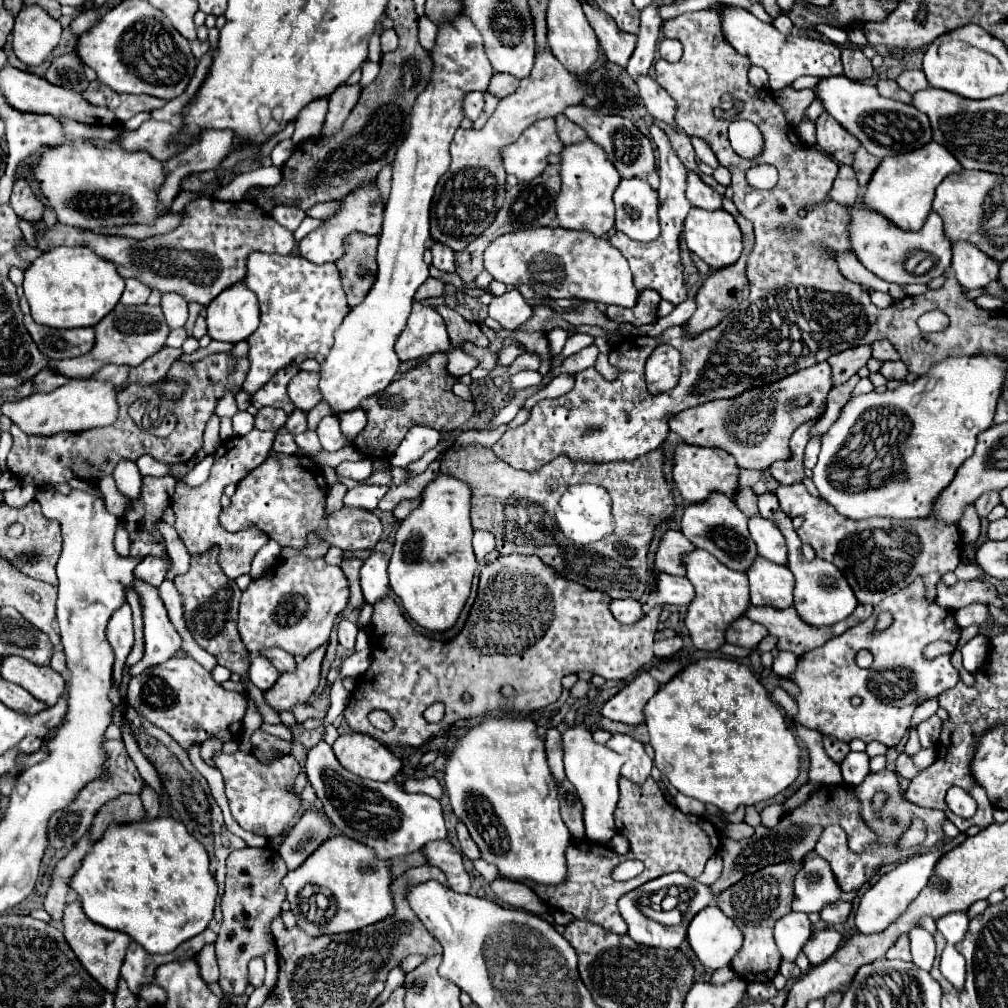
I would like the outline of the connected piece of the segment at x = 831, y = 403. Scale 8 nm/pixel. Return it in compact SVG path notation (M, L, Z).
M855 374L855 376L851 376L843 386L835 386L835 388L829 392L829 396L827 396L827 410L825 410L825 414L821 416L821 420L815 424L815 430L811 430L811 436L815 436L815 434L825 434L825 432L829 430L829 426L837 420L841 408L843 408L845 402L849 400L849 394L851 394L851 390L855 388L857 382L859 382L859 376Z

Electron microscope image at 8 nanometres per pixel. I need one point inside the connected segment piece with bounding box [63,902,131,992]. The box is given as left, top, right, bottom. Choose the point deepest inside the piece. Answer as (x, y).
(101, 951)

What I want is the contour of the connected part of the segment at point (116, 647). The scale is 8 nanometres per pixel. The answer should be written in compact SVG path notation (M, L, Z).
M123 604L109 620L107 626L107 642L113 648L115 654L115 664L113 664L113 678L116 684L120 684L122 680L123 668L125 668L125 660L135 644L133 638L133 616L131 616L131 606Z

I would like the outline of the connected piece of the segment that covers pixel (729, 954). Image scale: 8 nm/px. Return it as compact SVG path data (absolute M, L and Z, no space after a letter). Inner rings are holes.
M707 906L691 920L687 940L705 968L717 970L729 966L741 950L743 934L717 906Z

